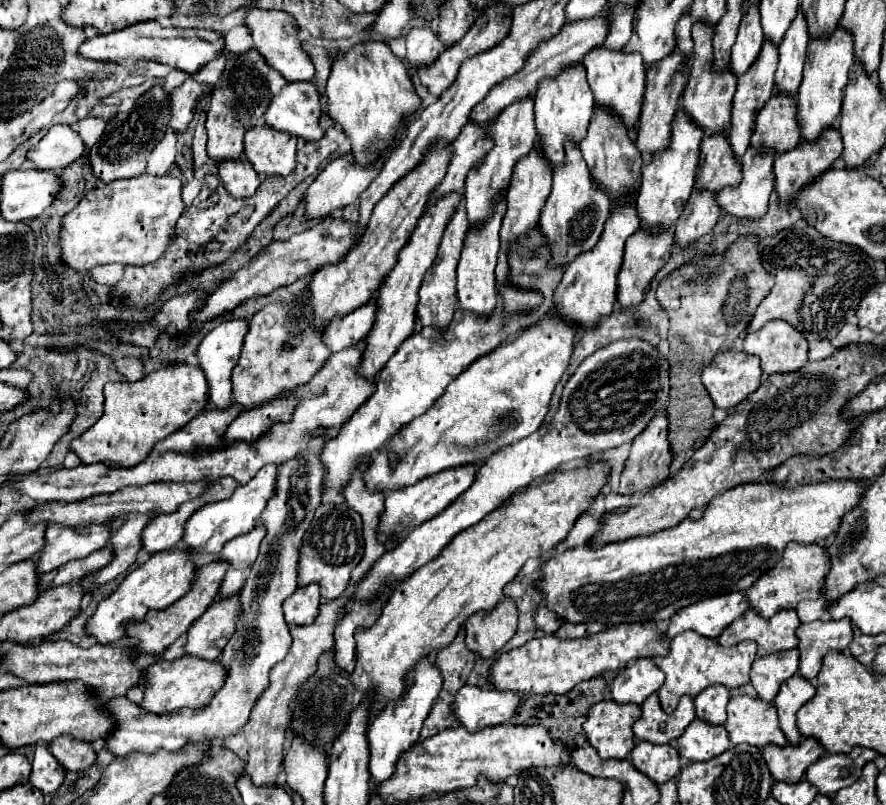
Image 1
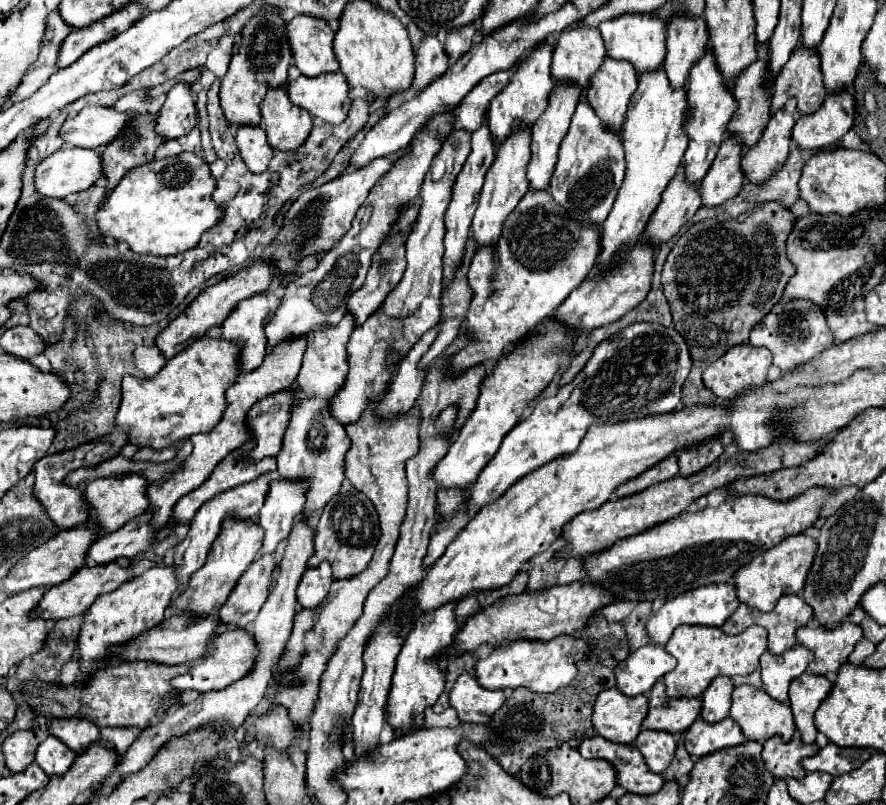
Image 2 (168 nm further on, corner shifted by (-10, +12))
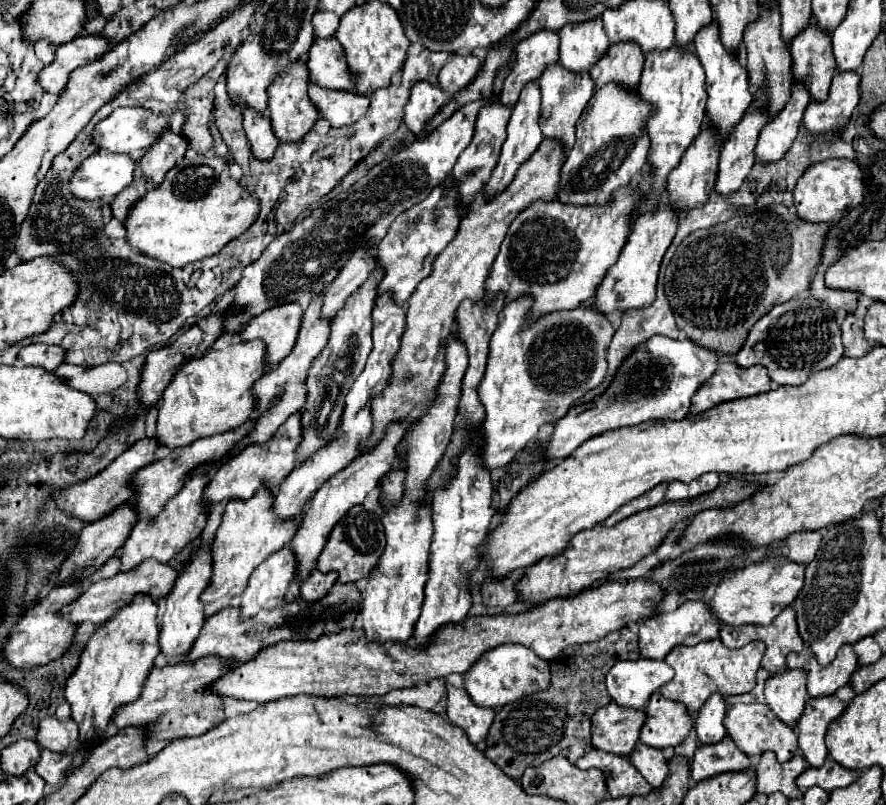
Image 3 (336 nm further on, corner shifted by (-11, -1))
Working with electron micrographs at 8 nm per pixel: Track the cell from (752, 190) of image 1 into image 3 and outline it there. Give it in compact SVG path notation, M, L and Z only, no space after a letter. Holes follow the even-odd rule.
M801 81L793 83L793 93L789 103L775 115L763 129L755 147L755 157L761 163L773 163L779 161L785 151L789 151L791 143L797 137L799 123L803 119L803 113L809 105L811 97L807 97L807 89L803 89Z

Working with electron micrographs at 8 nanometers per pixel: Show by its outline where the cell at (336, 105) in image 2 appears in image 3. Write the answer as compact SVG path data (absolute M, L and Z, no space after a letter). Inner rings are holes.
M315 83L309 85L309 97L317 105L319 115L331 123L331 127L353 125L367 111L369 97L353 91L323 89Z

